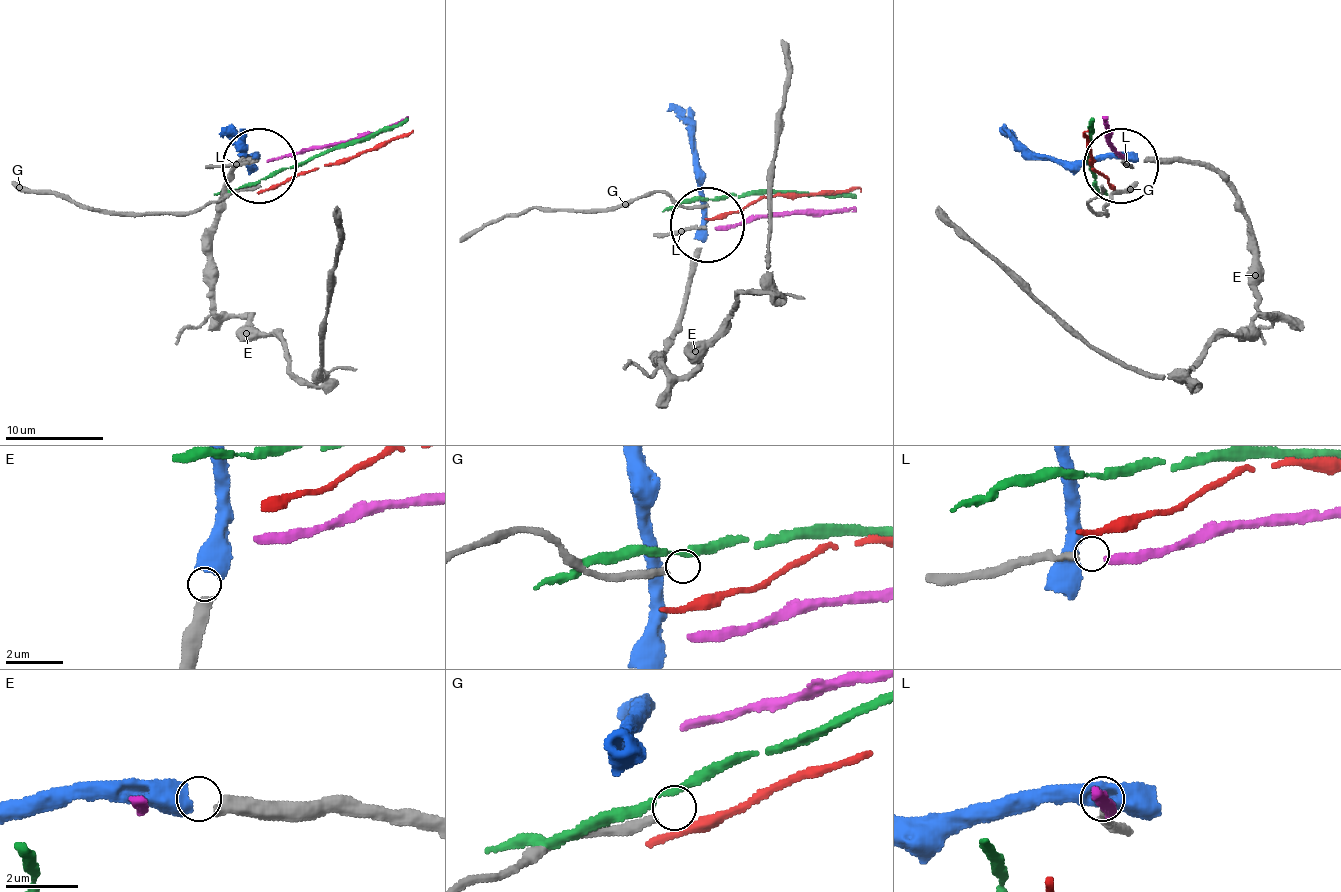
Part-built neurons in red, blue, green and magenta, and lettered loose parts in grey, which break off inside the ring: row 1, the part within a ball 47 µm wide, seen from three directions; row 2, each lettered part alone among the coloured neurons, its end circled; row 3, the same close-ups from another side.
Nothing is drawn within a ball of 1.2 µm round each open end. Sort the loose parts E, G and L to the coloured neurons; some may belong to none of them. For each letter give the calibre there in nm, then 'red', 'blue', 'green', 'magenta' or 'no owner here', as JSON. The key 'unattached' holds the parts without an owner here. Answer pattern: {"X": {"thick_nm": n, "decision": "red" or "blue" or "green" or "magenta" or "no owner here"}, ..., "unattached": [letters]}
{"E": {"thick_nm": 480, "decision": "blue"}, "G": {"thick_nm": 280, "decision": "no owner here"}, "L": {"thick_nm": 200, "decision": "no owner here"}, "unattached": ["G", "L"]}

